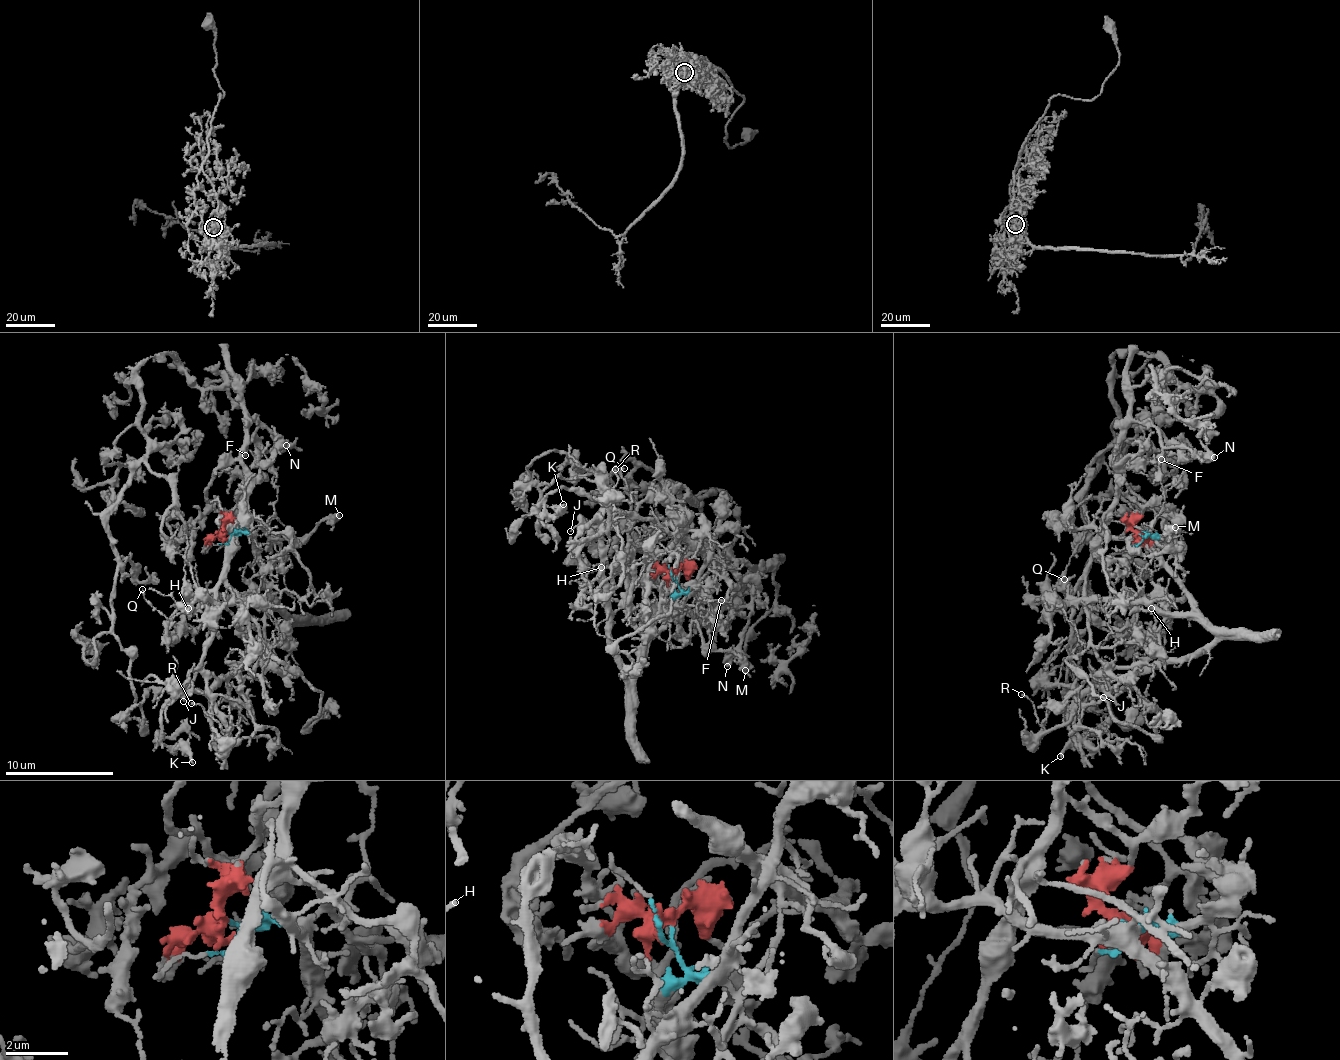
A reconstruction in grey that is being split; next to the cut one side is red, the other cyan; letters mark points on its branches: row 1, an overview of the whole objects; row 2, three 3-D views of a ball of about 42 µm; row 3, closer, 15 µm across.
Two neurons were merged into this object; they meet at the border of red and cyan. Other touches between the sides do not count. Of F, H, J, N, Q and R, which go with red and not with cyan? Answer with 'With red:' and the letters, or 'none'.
With red: F, N

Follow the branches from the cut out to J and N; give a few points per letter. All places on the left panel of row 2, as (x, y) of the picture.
J: (225, 533), (253, 538), (286, 627), (269, 645), (243, 653), (228, 674), (205, 671), (183, 700)
N: (225, 533), (225, 522), (245, 485), (243, 442), (248, 419), (258, 418), (275, 439), (285, 440), (286, 446)

